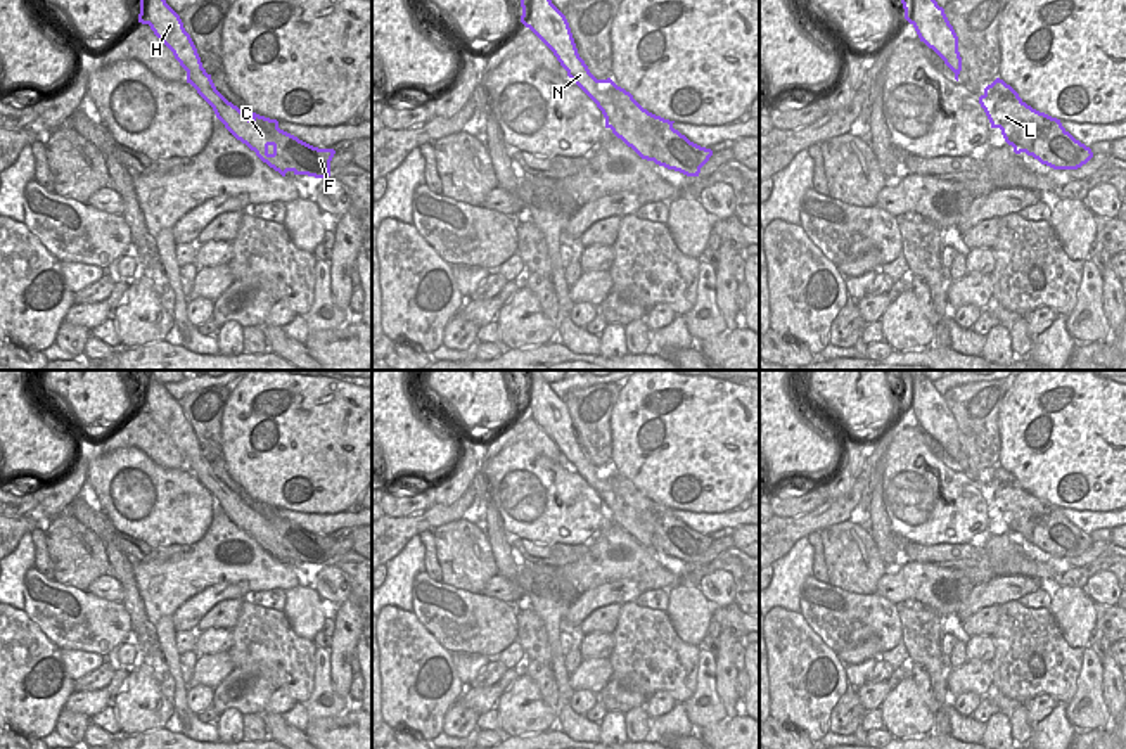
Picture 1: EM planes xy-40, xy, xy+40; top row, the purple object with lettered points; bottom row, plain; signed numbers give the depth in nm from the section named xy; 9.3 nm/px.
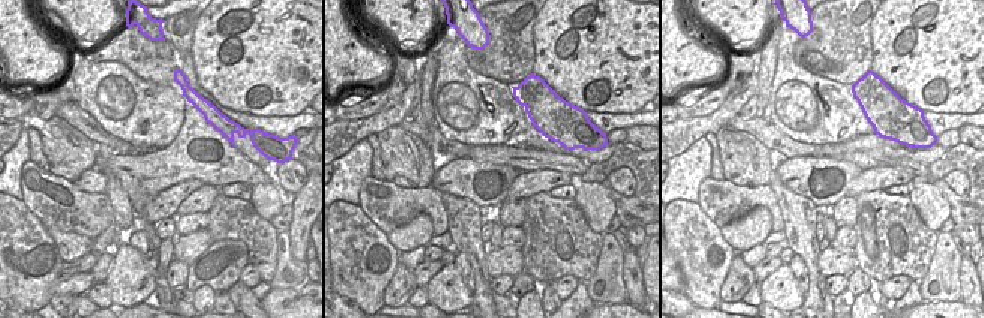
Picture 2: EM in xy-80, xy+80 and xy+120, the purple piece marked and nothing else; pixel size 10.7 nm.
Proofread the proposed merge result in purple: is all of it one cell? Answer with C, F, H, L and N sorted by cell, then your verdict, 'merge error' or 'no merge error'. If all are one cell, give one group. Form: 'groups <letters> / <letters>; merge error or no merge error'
groups C H N / F L; merge error

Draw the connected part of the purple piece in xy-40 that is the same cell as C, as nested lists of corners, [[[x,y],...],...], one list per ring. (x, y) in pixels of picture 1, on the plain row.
[[[149,370],[140,372],[138,410],[149,412],[154,422],[173,439],[175,446],[187,458],[187,471],[213,495],[216,505],[225,515],[270,555],[285,564],[287,559],[304,562],[306,554],[296,543],[275,528],[275,519],[256,507],[249,507],[237,493],[228,490],[214,474],[211,462],[202,455],[197,436],[185,419],[180,403],[166,391],[164,384],[156,381]]]

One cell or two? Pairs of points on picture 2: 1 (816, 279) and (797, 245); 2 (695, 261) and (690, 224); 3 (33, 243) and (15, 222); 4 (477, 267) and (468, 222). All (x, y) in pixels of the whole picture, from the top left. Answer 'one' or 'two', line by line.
1: one
2: one
3: one
4: one

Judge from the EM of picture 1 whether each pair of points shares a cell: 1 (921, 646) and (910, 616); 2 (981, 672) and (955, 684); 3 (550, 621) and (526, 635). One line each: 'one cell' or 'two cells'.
1: one cell
2: one cell
3: two cells

